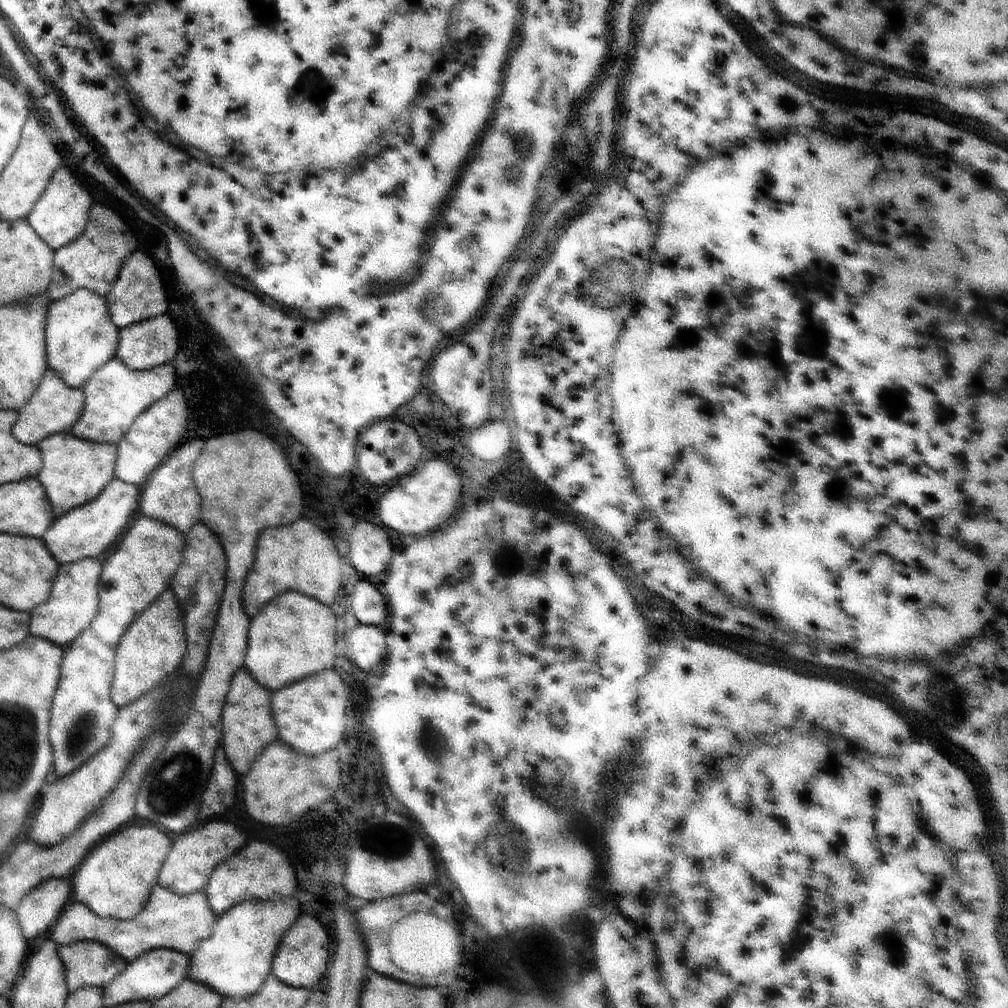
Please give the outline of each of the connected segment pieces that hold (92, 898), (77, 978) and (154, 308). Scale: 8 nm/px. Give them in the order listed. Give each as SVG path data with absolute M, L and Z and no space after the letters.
M148 822L128 824L126 828L107 836L77 867L73 877L74 898L104 918L136 918L147 906L172 840L170 834L159 827L148 826Z
M83 940L58 947L69 993L87 986L108 988L128 965L116 951L99 942Z
M144 248L132 252L128 264L124 264L122 270L119 272L119 278L110 294L105 296L107 307L111 309L111 317L116 328L131 327L132 324L142 323L143 320L168 314L170 304L166 302L168 298L166 297L164 281L162 276L158 276L154 262L144 254Z

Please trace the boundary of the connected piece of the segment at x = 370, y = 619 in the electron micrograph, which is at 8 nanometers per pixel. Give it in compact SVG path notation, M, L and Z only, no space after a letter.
M368 580L354 584L354 592L350 594L350 608L360 624L380 626L388 618L386 600Z

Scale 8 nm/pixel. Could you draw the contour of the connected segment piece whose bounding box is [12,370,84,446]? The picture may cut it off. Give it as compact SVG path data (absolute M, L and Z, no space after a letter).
M52 370L48 372L48 376L44 376L44 384L40 384L40 392L35 392L32 400L28 401L28 408L22 407L22 410L18 411L18 422L12 427L12 434L22 444L36 446L38 442L52 434L70 432L72 426L79 422L83 410L82 389L70 388L60 378L59 373Z

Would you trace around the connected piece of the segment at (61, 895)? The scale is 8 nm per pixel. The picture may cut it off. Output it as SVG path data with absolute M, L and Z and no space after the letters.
M51 878L30 892L15 911L28 940L50 930L70 898L68 879Z

